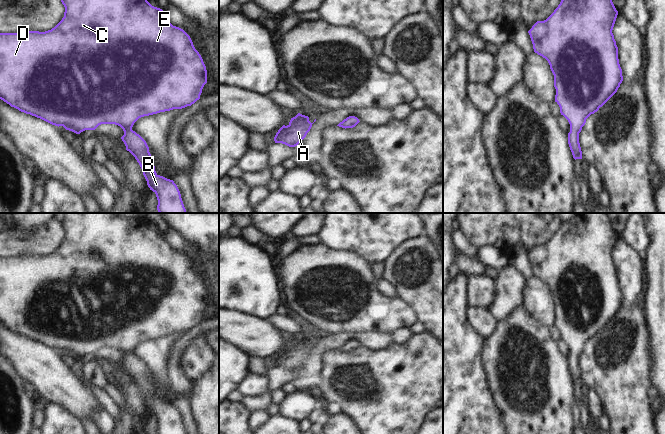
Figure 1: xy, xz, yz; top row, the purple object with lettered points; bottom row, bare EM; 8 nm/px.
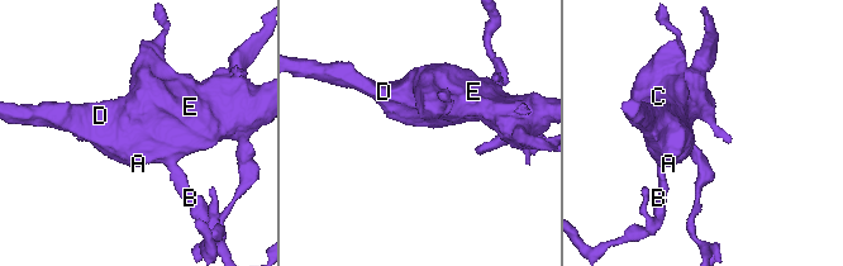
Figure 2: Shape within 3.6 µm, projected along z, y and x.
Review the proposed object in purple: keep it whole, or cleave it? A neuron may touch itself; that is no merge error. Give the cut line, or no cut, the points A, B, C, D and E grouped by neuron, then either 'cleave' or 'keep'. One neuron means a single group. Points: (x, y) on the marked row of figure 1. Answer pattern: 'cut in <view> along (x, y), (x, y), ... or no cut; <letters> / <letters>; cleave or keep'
no cut; A B C D E; keep

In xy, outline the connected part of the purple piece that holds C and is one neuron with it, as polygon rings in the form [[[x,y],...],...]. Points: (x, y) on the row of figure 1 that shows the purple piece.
[[[61,0],[61,2],[65,7],[64,17],[51,30],[45,32],[0,33],[0,99],[21,112],[40,118],[55,126],[63,126],[66,130],[76,134],[80,134],[85,130],[95,130],[101,124],[120,126],[124,131],[121,139],[126,146],[126,150],[135,157],[143,171],[148,187],[156,194],[158,212],[187,213],[177,185],[173,180],[156,173],[146,141],[133,131],[132,127],[141,117],[173,109],[182,109],[191,106],[200,99],[202,89],[207,83],[207,70],[190,36],[183,29],[173,26],[163,14],[163,10],[152,6],[147,0]]]

